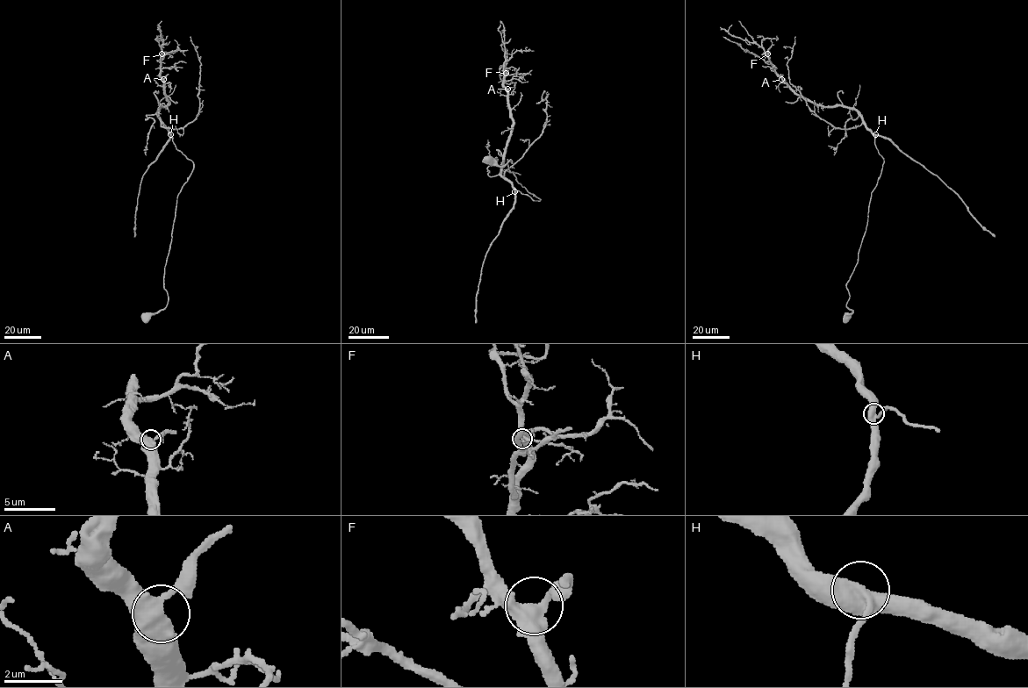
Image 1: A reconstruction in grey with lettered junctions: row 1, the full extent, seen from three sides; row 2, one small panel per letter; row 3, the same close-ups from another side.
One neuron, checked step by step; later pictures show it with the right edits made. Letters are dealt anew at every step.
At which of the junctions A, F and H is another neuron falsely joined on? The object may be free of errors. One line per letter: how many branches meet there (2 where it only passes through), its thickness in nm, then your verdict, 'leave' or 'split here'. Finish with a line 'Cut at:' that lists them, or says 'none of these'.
A: branches 3; calibre 460 nm; leave
F: branches 3; calibre 440 nm; leave
H: branches 3; calibre 480 nm; leave
Cut at: none of these

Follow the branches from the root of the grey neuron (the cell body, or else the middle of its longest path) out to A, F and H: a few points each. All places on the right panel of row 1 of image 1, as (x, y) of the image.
A: (847, 317), (846, 283), (884, 159), (856, 111), (815, 104), (781, 79)
F: (847, 317), (846, 283), (884, 159), (856, 111), (800, 96), (767, 53)
H: (847, 317), (851, 311), (846, 306), (846, 283), (858, 262), (871, 194), (884, 161), (874, 144), (875, 134)

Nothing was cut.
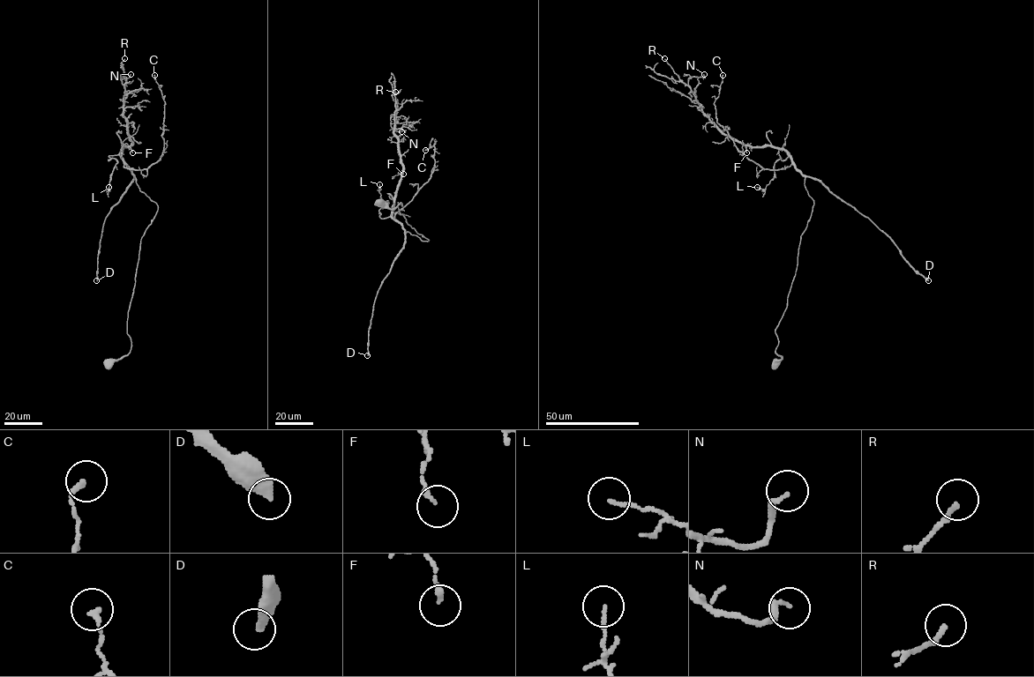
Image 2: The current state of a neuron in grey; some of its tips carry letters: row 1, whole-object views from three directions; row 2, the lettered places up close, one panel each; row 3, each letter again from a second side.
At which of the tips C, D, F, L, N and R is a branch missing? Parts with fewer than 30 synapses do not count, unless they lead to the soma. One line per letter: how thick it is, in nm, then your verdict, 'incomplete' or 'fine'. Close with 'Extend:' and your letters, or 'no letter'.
C: 200 nm thick; fine
D: 440 nm thick; incomplete
F: 170 nm thick; fine
L: 110 nm thick; fine
N: 170 nm thick; fine
R: 160 nm thick; fine
Extend: D

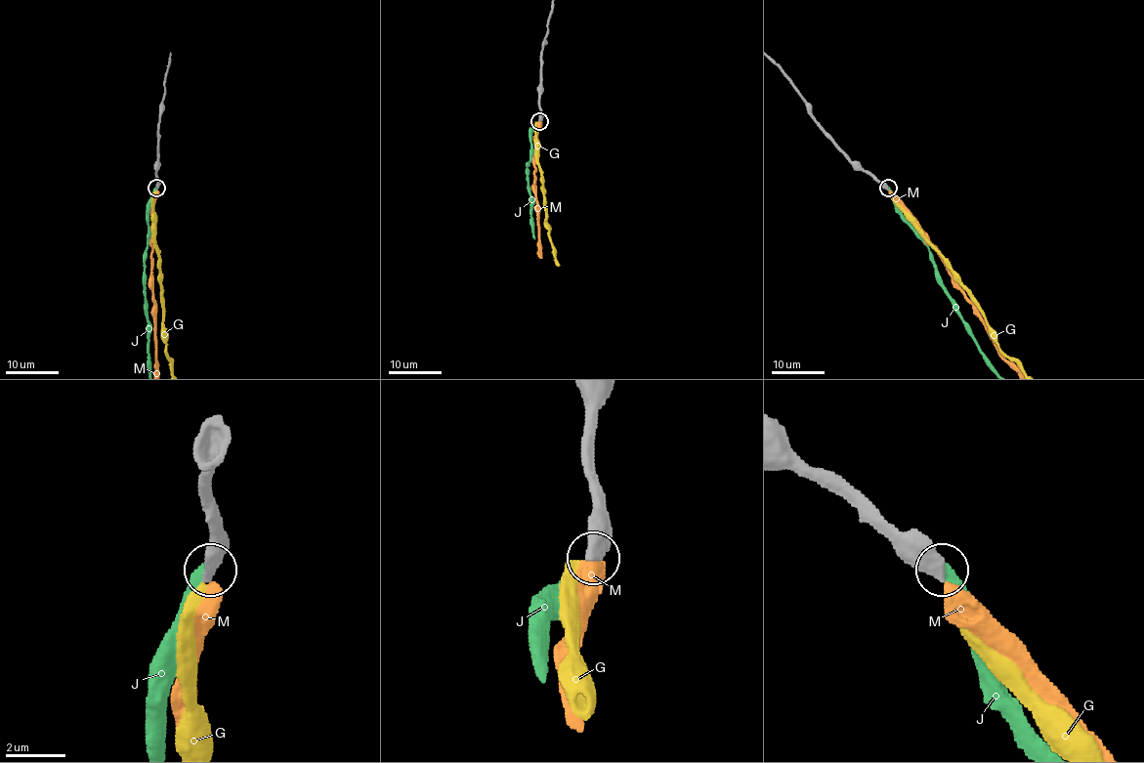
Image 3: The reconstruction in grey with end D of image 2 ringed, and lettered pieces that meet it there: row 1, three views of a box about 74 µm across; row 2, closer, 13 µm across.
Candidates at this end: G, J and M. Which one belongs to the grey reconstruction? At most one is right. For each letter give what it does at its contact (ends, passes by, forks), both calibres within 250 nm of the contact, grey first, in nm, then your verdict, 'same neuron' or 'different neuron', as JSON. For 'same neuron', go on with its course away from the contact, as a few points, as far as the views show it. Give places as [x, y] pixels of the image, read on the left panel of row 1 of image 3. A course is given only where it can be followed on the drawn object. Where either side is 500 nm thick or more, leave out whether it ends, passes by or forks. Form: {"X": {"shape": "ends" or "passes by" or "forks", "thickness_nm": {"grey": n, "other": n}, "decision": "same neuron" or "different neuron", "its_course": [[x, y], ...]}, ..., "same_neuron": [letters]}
{"G": {"shape": "ends", "thickness_nm": {"grey": 440, "other": 400}, "decision": "different neuron"}, "J": {"thickness_nm": {"grey": 500, "other": 440}, "decision": "different neuron"}, "M": {"thickness_nm": {"grey": 440, "other": 600}, "decision": "different neuron"}, "same_neuron": []}

